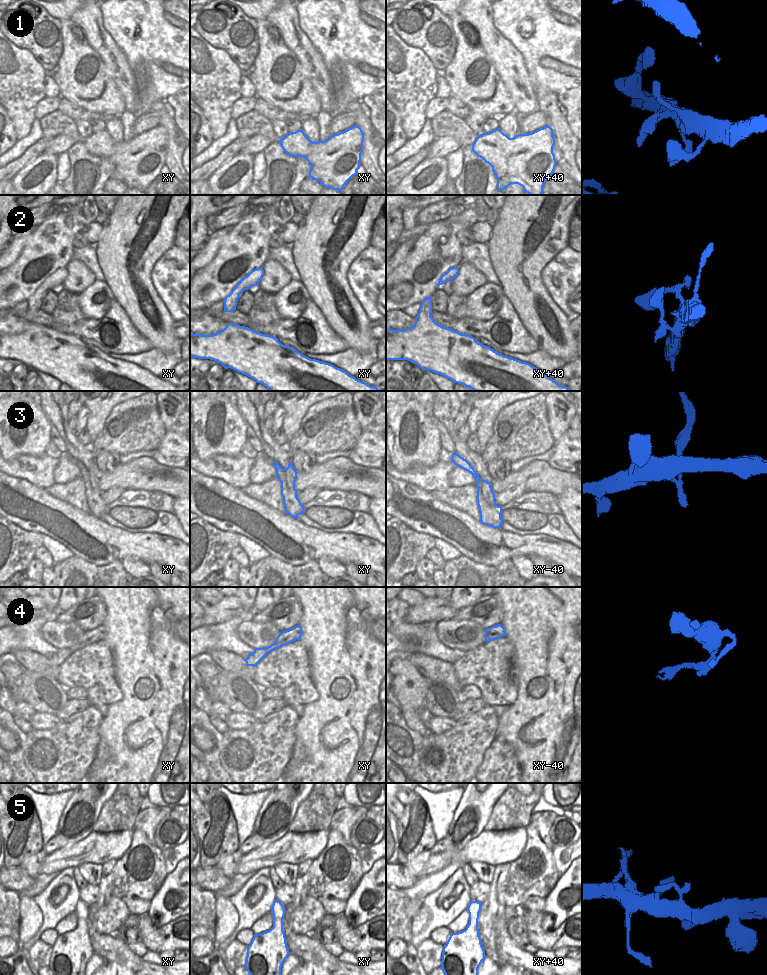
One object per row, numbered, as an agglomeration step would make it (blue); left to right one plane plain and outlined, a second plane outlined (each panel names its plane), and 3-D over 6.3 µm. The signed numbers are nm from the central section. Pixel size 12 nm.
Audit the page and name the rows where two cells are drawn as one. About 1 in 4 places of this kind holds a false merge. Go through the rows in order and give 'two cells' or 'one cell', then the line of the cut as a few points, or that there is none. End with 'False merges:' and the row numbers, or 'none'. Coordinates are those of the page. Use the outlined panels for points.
1: one cell; no cut
2: one cell; no cut
3: two cells; cut in xy along (283, 469), (284, 479), (281, 482)
4: one cell; no cut
5: two cells; cut in xy along (273, 915), (276, 917), (277, 925), (282, 928)
False merges: 3, 5

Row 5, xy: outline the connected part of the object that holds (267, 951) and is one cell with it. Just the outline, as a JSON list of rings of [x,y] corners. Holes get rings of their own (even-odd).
[[[273,916],[273,927],[254,934],[249,946],[245,968],[250,975],[281,975],[283,962],[290,954],[283,928],[279,928]]]

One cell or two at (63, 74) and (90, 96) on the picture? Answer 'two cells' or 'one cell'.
one cell

